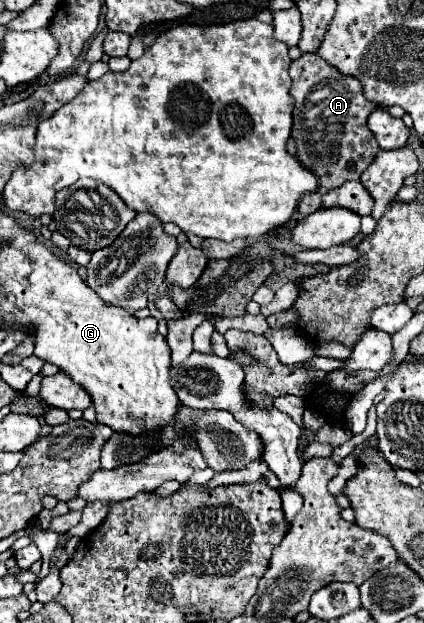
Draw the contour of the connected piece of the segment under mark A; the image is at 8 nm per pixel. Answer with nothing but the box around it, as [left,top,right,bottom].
[290,54,380,214]

